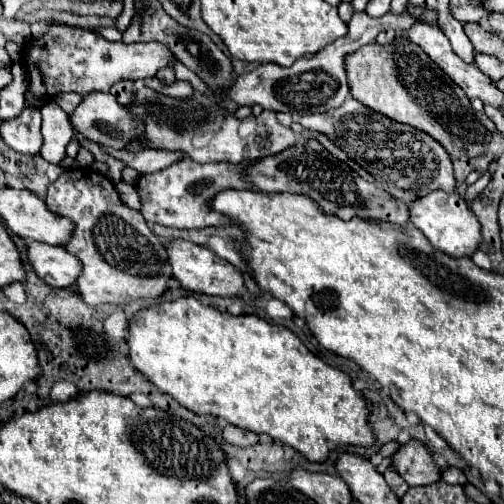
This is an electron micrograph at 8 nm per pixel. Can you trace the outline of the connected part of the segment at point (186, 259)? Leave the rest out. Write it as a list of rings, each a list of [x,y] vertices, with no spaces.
[[[176,239],[176,241],[168,241],[164,245],[164,249],[168,253],[168,263],[172,265],[174,279],[180,283],[182,289],[196,291],[196,293],[206,293],[206,295],[222,295],[222,297],[230,297],[230,295],[248,297],[250,295],[244,287],[242,273],[238,269],[234,269],[222,257],[214,255],[208,247],[190,243],[186,239]]]

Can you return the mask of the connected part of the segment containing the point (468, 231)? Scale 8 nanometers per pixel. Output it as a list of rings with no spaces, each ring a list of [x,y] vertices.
[[[432,191],[426,197],[418,197],[410,207],[410,223],[416,225],[438,251],[448,253],[450,257],[464,257],[464,255],[470,257],[480,243],[478,219],[460,199],[460,195],[454,193]]]

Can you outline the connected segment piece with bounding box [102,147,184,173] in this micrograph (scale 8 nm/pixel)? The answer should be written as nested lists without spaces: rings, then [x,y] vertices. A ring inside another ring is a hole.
[[[102,147],[102,149],[108,151],[112,157],[124,161],[128,167],[136,169],[138,173],[152,173],[152,171],[164,169],[164,167],[168,167],[174,161],[184,157],[180,152],[154,151],[154,149],[140,151],[140,153],[124,153],[124,151],[118,151],[118,149],[112,149],[112,147]]]

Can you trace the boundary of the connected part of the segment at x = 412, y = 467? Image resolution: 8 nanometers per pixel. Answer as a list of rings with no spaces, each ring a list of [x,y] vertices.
[[[410,439],[392,455],[392,467],[408,485],[430,485],[440,479],[440,467],[434,465],[424,443]]]

